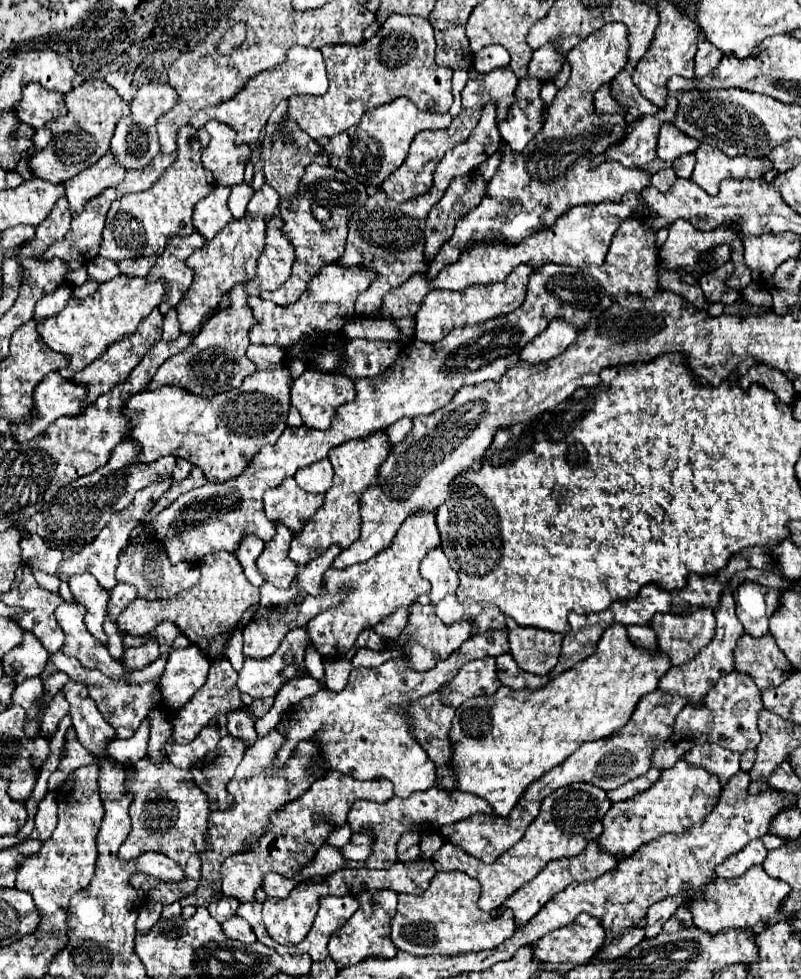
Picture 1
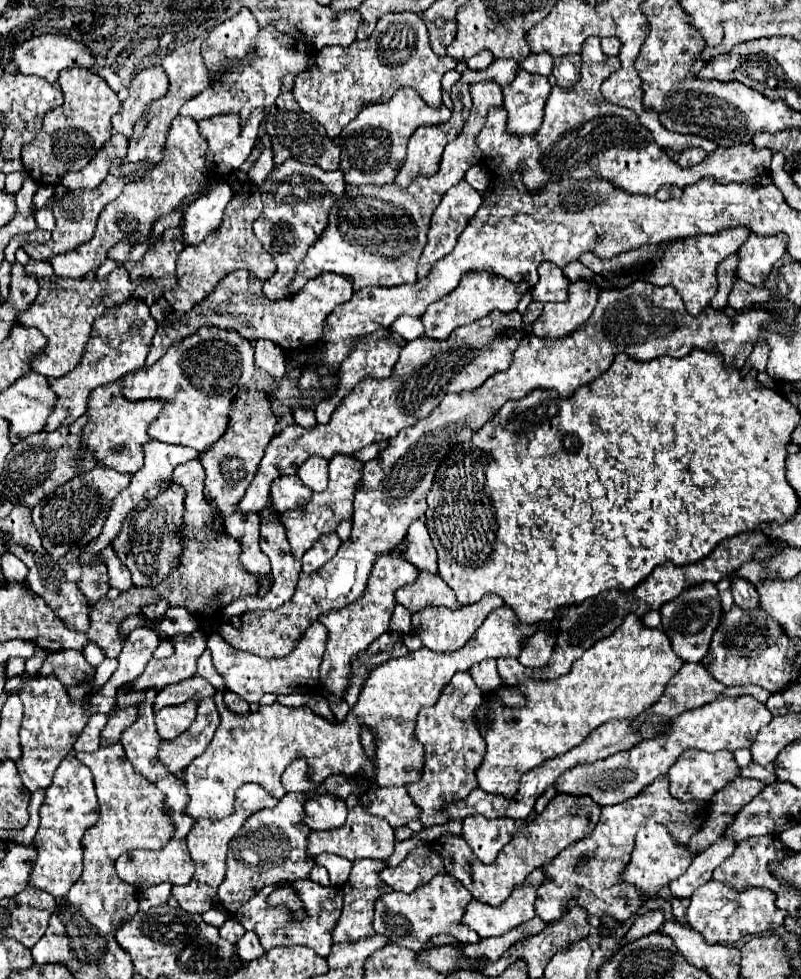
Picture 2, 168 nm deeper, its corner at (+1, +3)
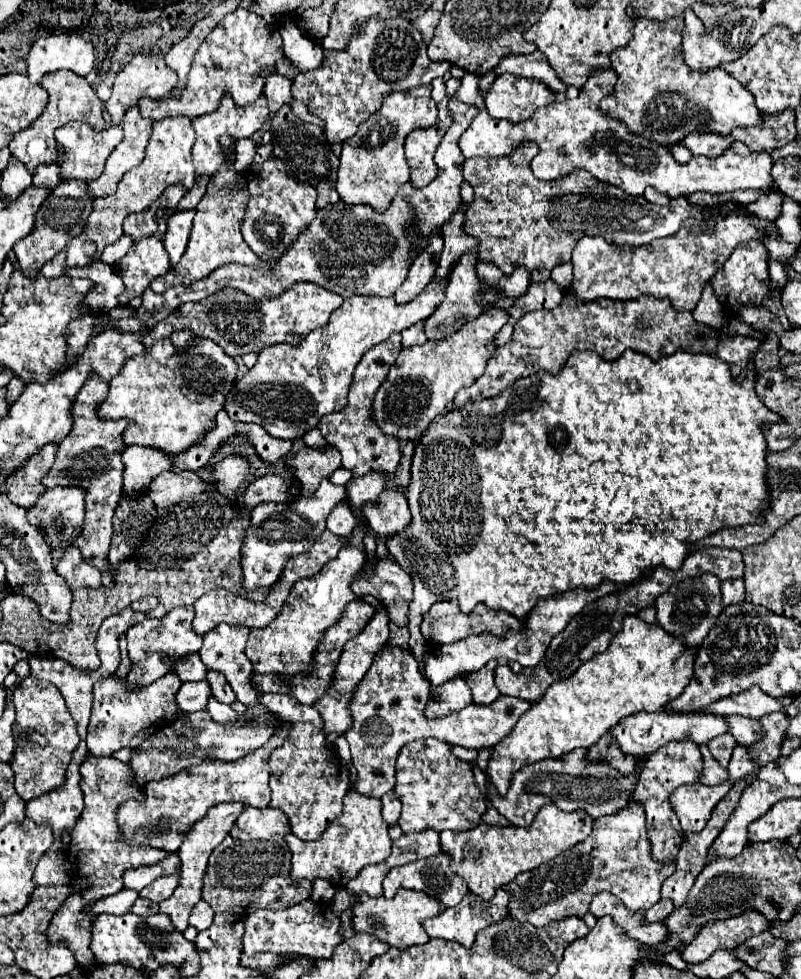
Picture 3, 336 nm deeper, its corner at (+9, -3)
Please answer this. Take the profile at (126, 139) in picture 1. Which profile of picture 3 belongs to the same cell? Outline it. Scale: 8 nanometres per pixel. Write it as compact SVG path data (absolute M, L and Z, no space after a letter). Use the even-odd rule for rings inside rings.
M135 54L133 60L129 64L125 64L125 68L117 74L117 80L111 90L111 98L105 102L105 108L111 116L109 124L121 126L127 108L135 106L141 98L153 98L153 100L161 98L163 94L171 92L173 86L175 86L175 72L167 70L167 66L163 66L163 58L151 56L151 54Z

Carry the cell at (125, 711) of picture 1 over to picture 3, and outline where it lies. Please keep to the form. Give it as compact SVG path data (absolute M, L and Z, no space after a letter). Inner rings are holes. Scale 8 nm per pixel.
M189 654L187 660L175 660L173 670L171 670L181 682L195 682L195 680L203 680L207 676L207 668L203 670L203 662L199 658L199 654Z

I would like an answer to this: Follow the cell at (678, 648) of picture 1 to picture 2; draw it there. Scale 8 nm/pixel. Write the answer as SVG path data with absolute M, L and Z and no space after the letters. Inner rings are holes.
M705 582L699 586L691 586L685 592L681 592L675 600L667 602L661 606L661 624L663 630L667 632L667 636L671 636L671 644L673 650L679 658L683 658L685 662L699 662L707 650L709 650L709 642L713 632L717 630L719 622L721 622L721 600L717 596L719 592L715 590L715 584Z

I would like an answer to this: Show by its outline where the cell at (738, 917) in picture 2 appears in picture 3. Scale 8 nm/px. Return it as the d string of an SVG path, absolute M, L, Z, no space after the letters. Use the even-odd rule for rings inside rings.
M745 910L741 916L707 922L699 928L693 942L683 950L685 962L703 962L717 950L733 950L751 936L769 930L769 920L757 910Z

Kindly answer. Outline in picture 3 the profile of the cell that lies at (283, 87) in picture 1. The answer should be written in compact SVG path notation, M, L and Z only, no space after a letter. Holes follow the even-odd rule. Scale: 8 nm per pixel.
M237 8L229 12L215 26L215 30L209 32L209 36L203 40L199 50L195 52L185 90L161 104L149 98L141 98L139 106L145 118L161 120L169 116L197 118L203 114L211 114L219 108L219 102L227 92L231 94L237 106L253 104L257 98L263 96L265 80L269 74L277 72L277 60L281 58L283 58L283 40L277 26L267 24L261 16L245 8Z

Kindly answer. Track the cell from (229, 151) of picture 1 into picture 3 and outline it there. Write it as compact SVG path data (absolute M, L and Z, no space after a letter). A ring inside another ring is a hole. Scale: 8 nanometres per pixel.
M225 94L221 106L213 112L213 114L207 114L207 116L199 116L199 118L193 118L193 128L195 128L195 134L197 134L197 140L195 140L195 146L193 146L193 164L195 164L195 174L201 176L201 174L207 174L207 176L213 176L221 166L229 164L229 156L225 154L219 138L221 134L229 134L233 138L245 138L245 136L251 136L255 134L257 130L263 128L263 124L269 120L269 110L267 110L267 98L259 98L259 102L251 104L251 106L243 106L243 108L237 108L231 100L229 94Z

